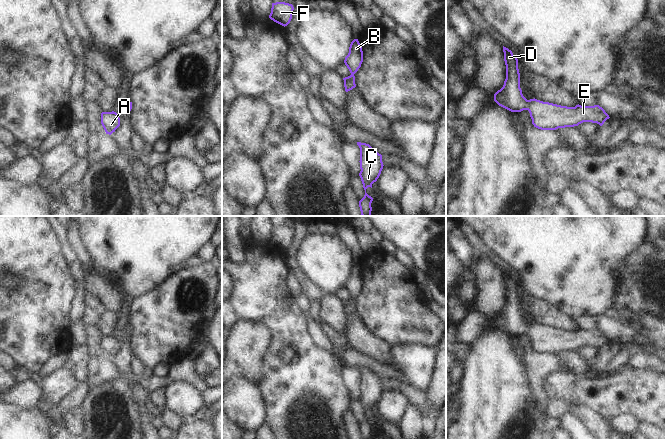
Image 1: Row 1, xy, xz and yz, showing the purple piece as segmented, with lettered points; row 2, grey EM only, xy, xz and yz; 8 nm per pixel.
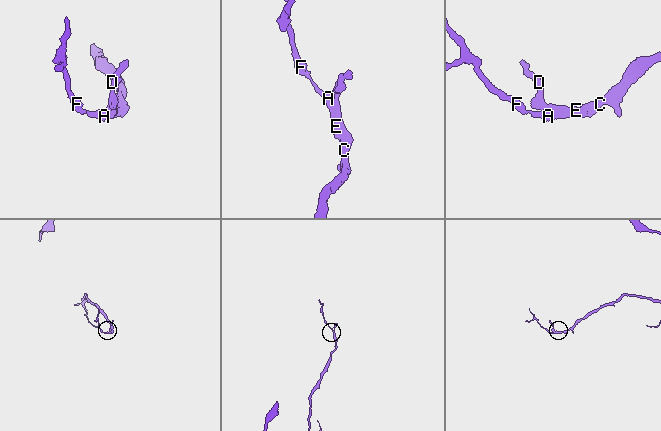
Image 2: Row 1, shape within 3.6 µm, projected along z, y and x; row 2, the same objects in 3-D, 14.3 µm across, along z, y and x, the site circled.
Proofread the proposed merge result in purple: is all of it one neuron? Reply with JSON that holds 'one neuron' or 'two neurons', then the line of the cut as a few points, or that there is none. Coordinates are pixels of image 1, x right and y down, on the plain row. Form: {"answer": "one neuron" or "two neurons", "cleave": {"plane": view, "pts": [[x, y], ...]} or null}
{"answer": "one neuron", "cleave": null}

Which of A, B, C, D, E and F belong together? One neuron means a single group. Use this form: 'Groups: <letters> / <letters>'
Groups: A B C D E F.

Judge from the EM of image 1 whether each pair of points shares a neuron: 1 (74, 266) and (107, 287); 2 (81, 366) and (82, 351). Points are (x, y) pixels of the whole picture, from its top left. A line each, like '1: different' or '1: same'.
1: different
2: same

